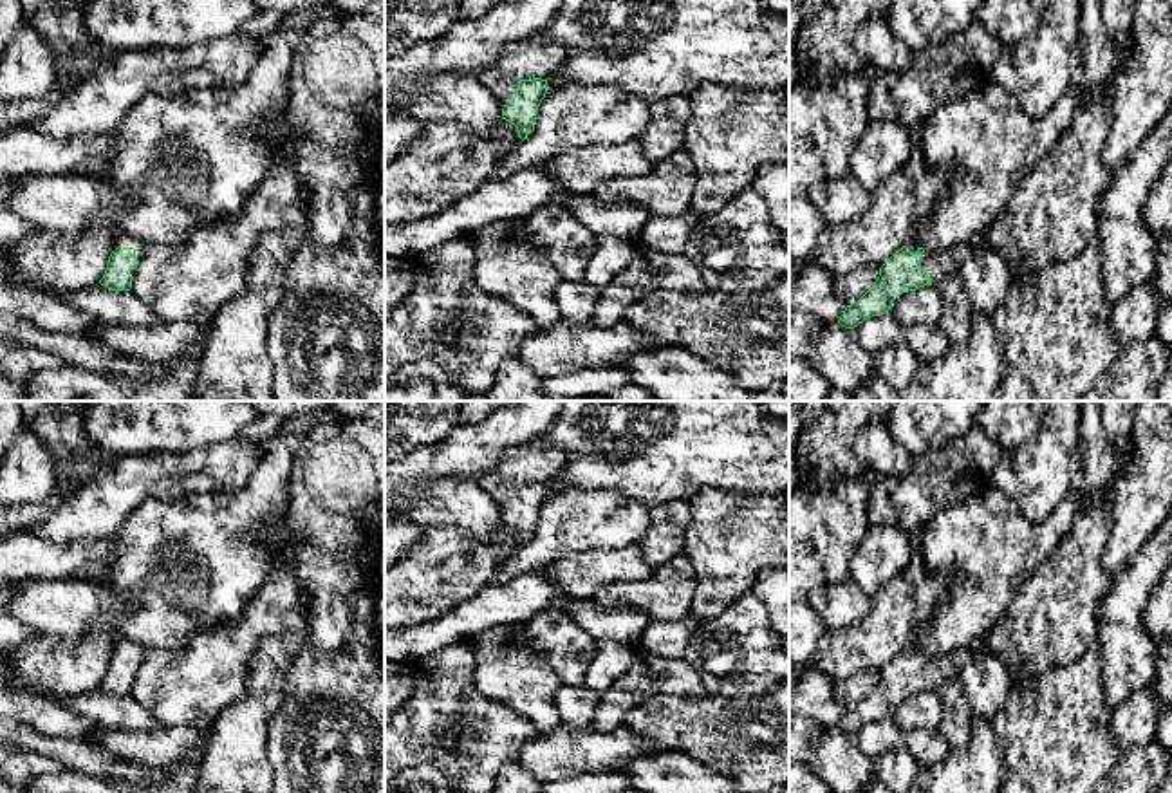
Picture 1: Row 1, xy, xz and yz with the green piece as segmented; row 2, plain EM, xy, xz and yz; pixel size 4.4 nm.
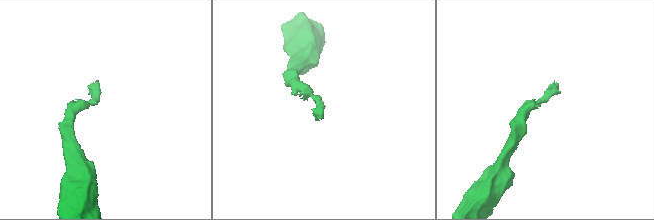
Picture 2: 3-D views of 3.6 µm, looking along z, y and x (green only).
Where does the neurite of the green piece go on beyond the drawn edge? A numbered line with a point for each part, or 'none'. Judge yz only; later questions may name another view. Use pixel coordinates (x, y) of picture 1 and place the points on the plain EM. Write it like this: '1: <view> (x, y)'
1: yz (936, 669)

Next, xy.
1: xy (123, 645)

